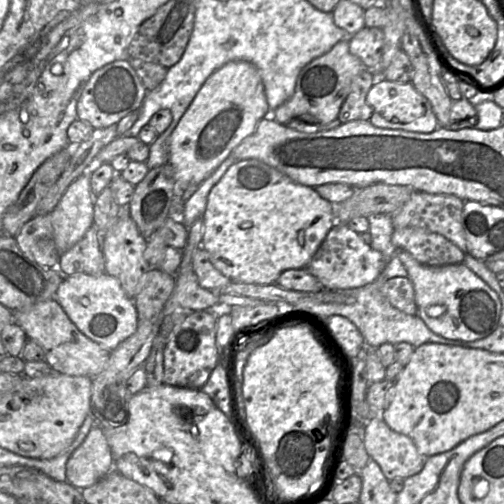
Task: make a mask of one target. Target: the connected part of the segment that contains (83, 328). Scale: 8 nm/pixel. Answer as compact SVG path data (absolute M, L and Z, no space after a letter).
M107 273L101 275L74 274L64 277L53 299L61 305L69 319L82 334L107 352L112 352L137 330L138 314L133 300L127 296L120 281Z

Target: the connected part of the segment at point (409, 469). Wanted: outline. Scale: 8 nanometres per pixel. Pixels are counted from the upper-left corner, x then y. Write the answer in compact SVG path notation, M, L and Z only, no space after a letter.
M380 412L365 423L363 443L369 457L379 465L388 480L395 477L407 478L423 468L426 457L417 451L411 438L392 430L380 417Z

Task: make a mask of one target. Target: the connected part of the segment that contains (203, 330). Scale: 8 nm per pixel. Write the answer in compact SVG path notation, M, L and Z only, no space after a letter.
M194 311L182 318L166 339L163 353L163 383L200 390L219 360L216 345L217 315L214 311Z

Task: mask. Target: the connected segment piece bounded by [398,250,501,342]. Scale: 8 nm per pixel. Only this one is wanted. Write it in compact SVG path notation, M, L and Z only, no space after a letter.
M398 250L398 256L414 287L417 316L432 332L447 339L468 342L481 340L494 332L501 315L501 301L466 265L428 266L404 250Z

